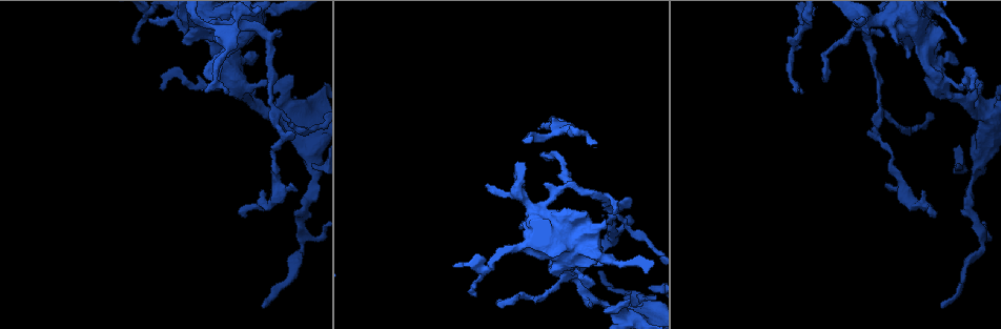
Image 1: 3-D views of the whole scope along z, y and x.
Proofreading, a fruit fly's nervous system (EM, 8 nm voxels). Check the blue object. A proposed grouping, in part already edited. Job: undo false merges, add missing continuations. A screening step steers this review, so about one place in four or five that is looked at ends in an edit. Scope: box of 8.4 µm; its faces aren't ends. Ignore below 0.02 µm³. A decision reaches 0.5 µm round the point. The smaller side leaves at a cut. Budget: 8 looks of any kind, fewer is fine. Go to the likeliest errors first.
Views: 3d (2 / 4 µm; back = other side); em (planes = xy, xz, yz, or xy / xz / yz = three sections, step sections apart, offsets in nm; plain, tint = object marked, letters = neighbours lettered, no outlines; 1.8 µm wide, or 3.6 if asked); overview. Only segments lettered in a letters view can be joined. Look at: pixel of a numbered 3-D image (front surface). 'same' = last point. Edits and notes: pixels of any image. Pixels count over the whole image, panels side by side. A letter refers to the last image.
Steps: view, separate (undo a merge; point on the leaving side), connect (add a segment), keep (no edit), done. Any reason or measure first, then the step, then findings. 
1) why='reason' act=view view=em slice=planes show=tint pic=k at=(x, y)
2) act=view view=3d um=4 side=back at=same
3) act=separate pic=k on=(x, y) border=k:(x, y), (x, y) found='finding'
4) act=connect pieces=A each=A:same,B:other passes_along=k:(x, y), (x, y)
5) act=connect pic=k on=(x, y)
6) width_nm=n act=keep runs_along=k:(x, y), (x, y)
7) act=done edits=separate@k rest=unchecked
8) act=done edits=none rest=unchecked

why='sudden change in width' act=view view=em um=3.6 slice=planes show=letters pic=1 at=(541, 219)

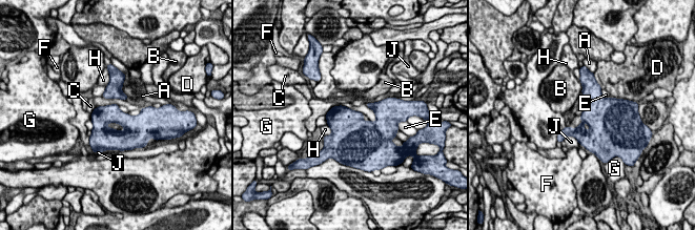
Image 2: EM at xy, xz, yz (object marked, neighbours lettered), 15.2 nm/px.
width_nm=440 act=keep each=A:other,B:other,C:other,D:other,E:other,F:other,G:other,H:other,J:other runs_along=2:(145, 112), (124, 134), (94, 134) found='continuous, no second neuron'

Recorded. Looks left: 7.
why='an open end' act=view view=em slice=planes show=letters pic=1 at=(247, 216)

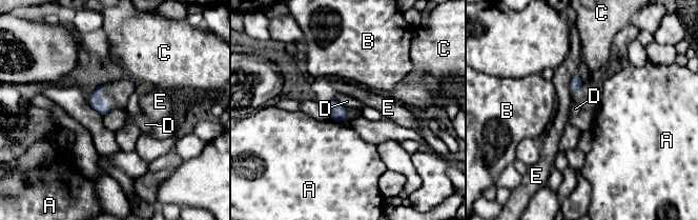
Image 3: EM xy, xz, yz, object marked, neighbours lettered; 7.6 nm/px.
act=keep each=A:other,B:other,C:other,D:other,E:other border=3:(333, 99), (346, 107) found='none of them fits'

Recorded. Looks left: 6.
why='thick turns thin' act=view view=em um=3.6 slice=planes show=letters pic=1 at=(281, 120)

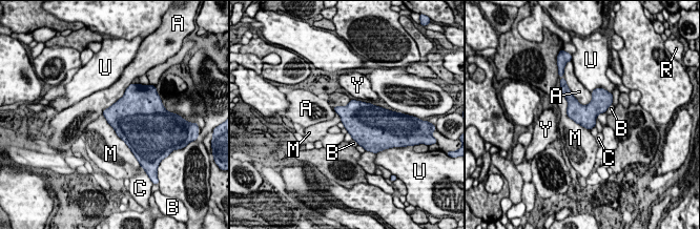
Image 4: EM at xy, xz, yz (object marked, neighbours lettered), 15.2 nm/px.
width_nm=320 act=keep each=A:other,B:other,C:other,M:other,R:other,U:other,Y:other border=4:(102, 113), (106, 122), (130, 149) found='one neuron here'

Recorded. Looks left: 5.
act=done edits=none rest=unchecked

